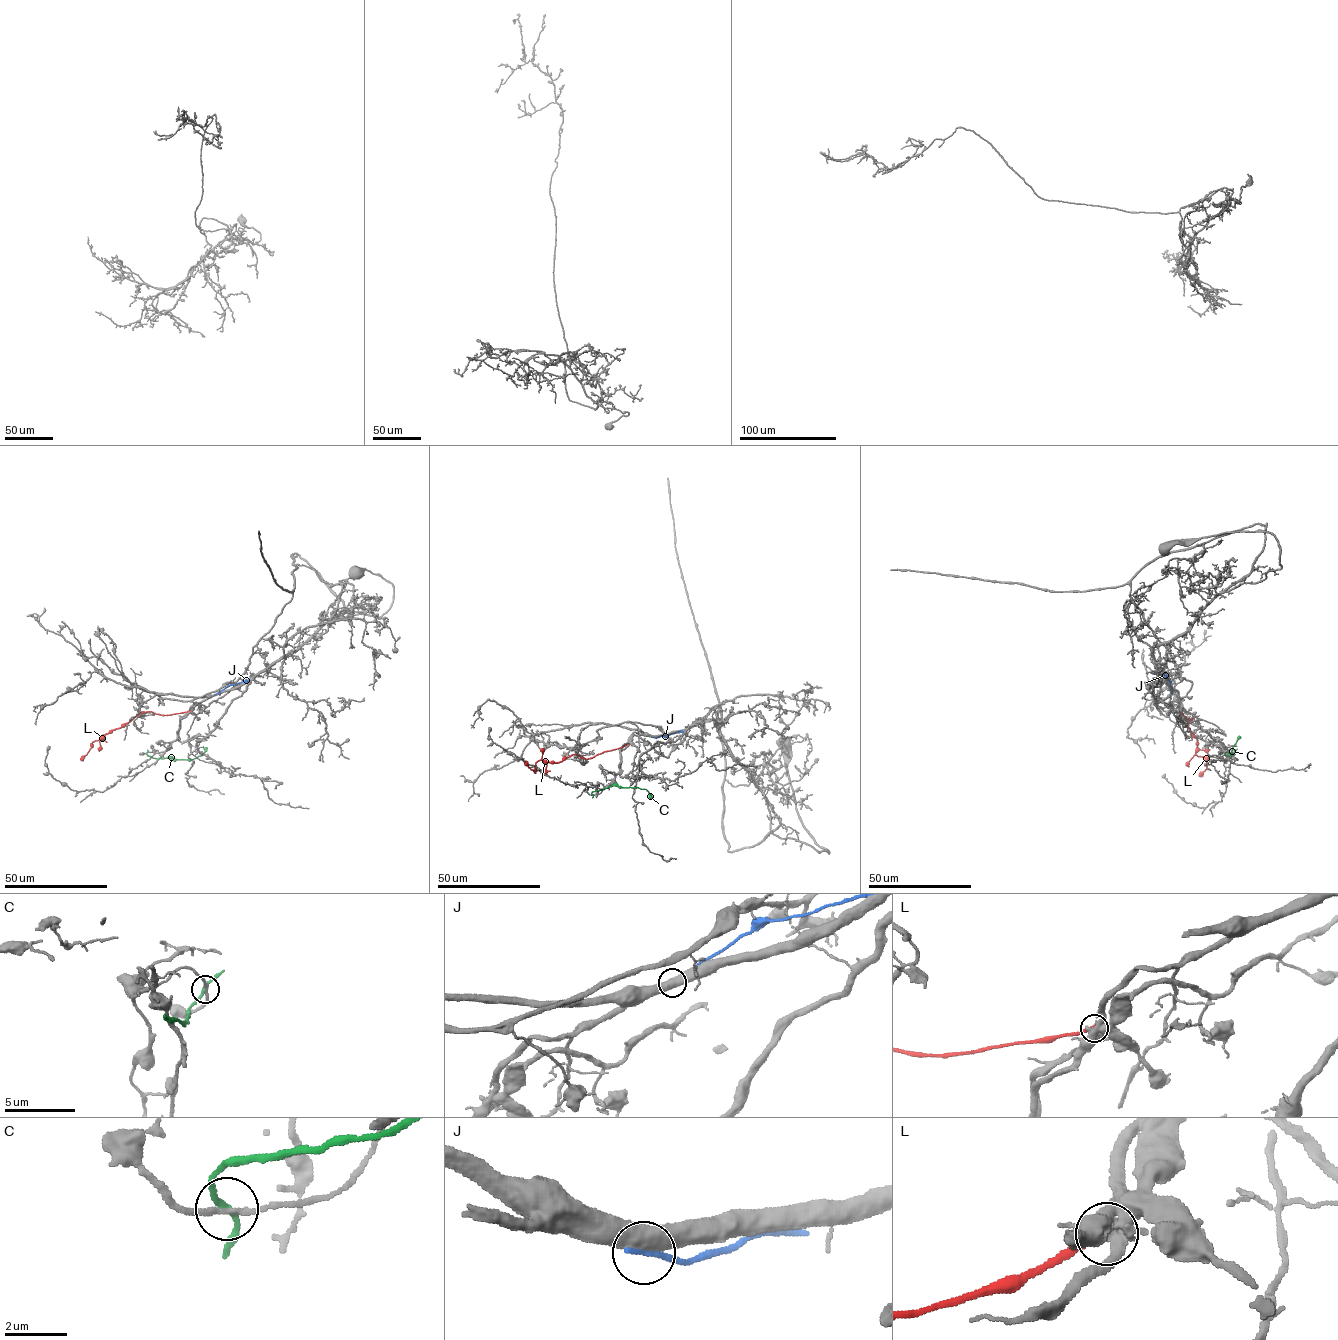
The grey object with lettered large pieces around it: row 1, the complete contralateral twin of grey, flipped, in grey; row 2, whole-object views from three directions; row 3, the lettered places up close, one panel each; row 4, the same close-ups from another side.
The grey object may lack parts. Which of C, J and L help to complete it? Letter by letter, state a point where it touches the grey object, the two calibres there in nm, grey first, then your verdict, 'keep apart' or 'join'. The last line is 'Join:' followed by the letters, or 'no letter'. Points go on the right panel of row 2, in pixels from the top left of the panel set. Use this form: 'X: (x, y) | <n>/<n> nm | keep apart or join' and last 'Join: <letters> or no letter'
C: (1234, 751) | 170/180 nm | keep apart
J: (1172, 692) | 550/190 nm | keep apart
L: (1180, 712) | 400/320 nm | keep apart
Join: no letter

